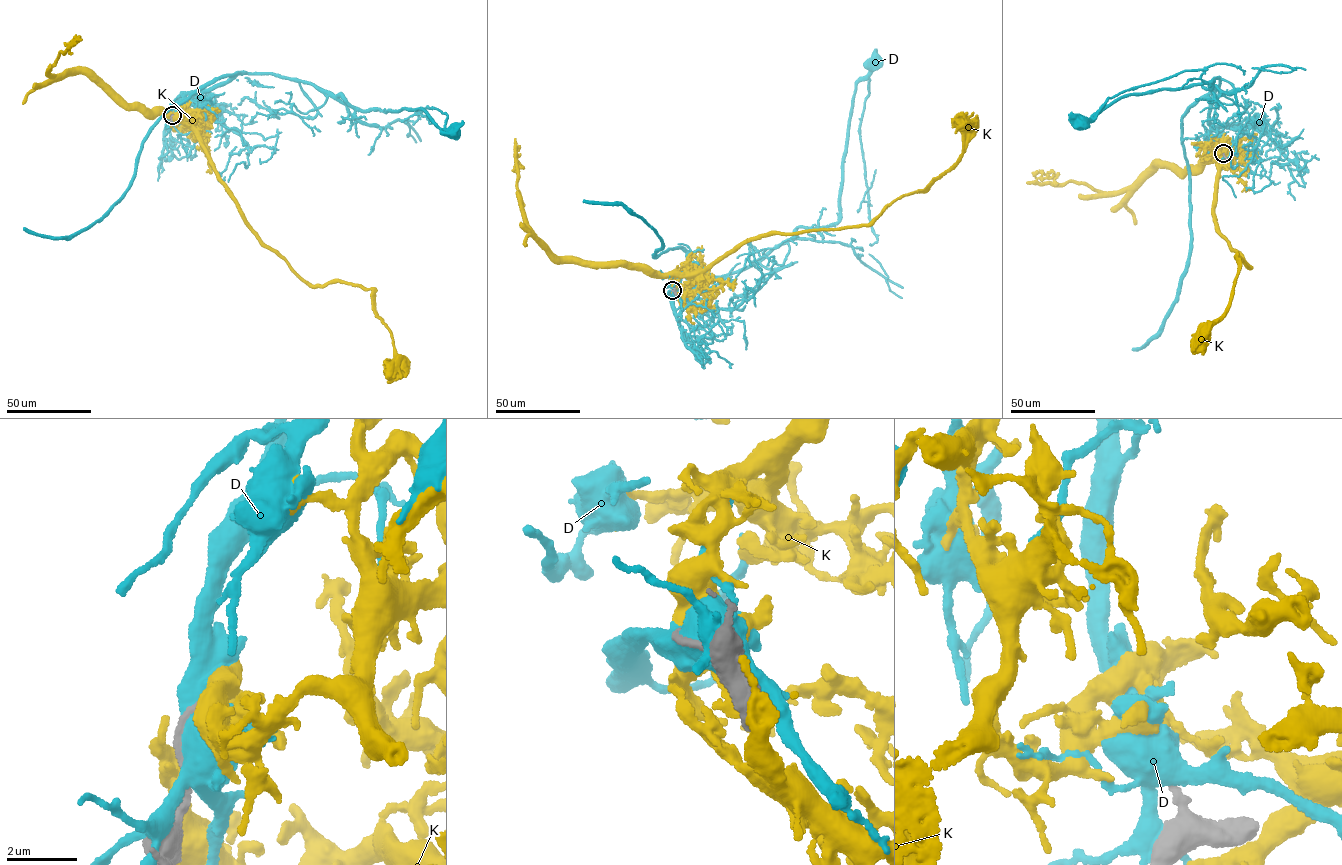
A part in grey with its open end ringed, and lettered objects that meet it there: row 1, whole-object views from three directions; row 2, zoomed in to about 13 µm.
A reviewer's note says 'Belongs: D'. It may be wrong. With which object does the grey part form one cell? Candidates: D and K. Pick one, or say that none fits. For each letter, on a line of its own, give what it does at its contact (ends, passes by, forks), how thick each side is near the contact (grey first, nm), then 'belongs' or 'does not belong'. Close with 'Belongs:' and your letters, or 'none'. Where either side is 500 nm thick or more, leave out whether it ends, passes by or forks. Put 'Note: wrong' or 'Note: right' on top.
Note: wrong
D: 170 nm thick on the grey side, 700 nm on the other; does not belong
K: it forks there; 130 nm thick on the grey side, 400 nm on the other; does not belong
Belongs: none

